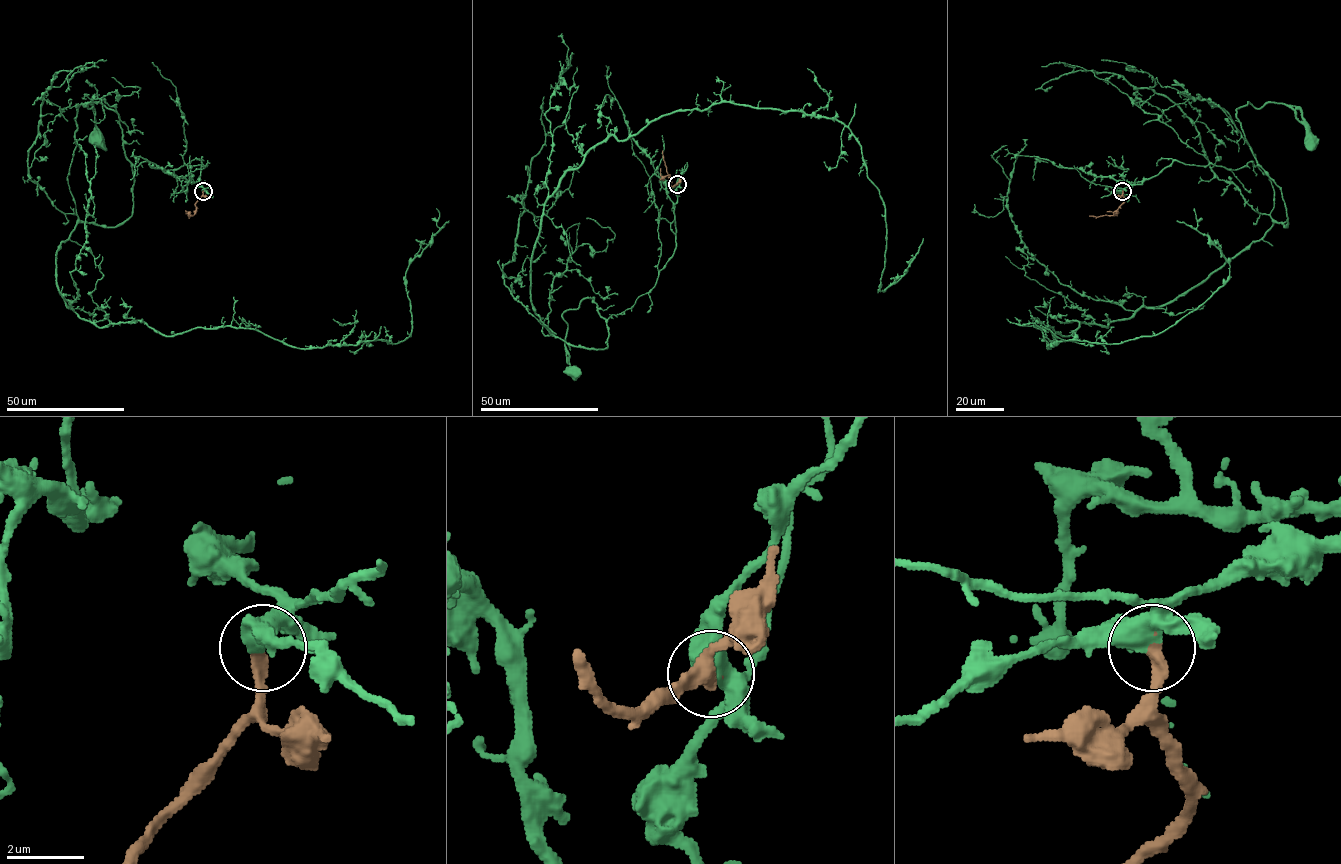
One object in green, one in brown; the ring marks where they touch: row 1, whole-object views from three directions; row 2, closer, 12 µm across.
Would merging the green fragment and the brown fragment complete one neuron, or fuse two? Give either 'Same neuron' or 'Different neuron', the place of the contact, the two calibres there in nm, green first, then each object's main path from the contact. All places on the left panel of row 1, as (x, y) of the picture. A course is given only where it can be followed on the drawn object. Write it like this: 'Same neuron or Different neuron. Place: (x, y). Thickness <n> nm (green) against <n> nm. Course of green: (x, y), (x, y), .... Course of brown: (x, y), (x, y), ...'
Same neuron. Place: (203, 191). Thickness 440 nm (green) against 320 nm. Course of green: (203, 191), (201, 161), (173, 169), (148, 161), (135, 166), (124, 152), (119, 115), (92, 102), (100, 144). Course of brown: (203, 191), (195, 204), (195, 213), (188, 215)

